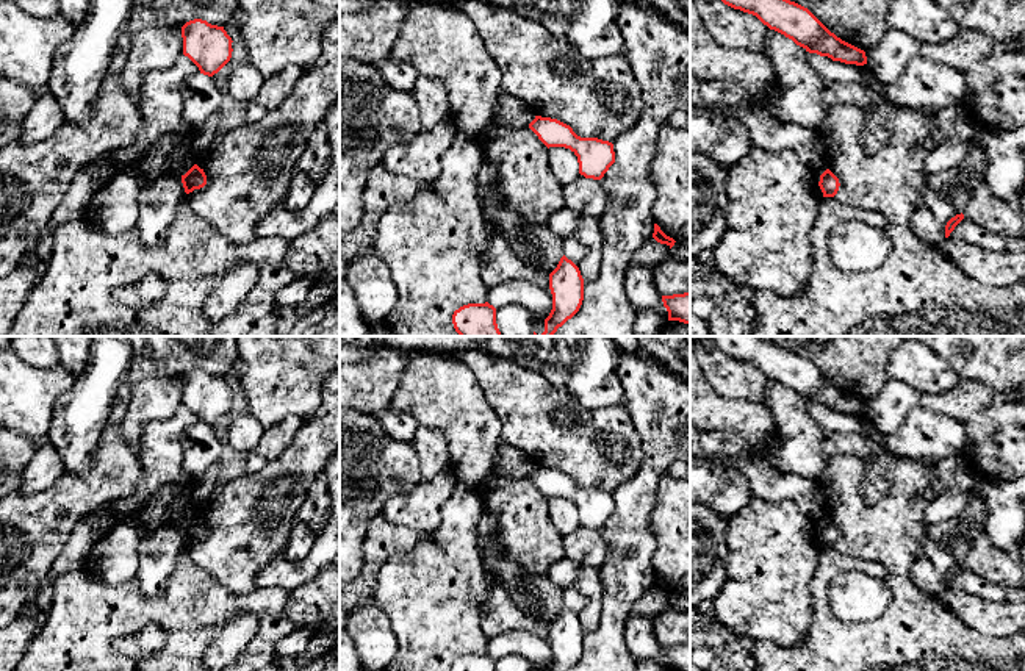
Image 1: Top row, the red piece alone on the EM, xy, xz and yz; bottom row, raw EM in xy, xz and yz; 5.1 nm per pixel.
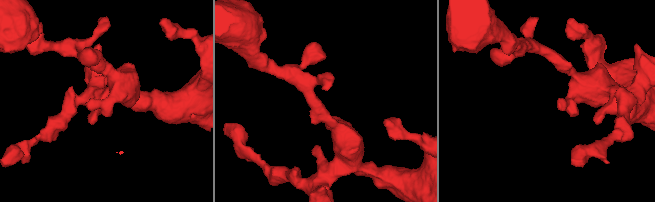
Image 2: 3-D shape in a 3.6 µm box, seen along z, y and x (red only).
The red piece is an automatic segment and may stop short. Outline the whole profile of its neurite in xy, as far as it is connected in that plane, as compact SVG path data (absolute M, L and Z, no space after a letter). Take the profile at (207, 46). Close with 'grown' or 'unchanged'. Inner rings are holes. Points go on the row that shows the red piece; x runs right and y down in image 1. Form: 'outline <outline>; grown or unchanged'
outline M194 19L182 27L183 55L188 56L200 74L213 77L232 58L232 38L224 27Z; unchanged

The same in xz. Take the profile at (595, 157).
outline M535 116L529 128L549 147L570 149L579 163L579 174L601 180L615 163L613 144L598 138L581 138L573 128L557 119Z; unchanged

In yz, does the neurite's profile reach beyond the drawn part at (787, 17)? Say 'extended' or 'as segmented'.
as segmented

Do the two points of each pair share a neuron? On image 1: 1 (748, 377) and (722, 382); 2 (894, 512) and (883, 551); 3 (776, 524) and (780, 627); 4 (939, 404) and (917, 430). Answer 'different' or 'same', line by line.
1: same
2: same
3: same
4: different

